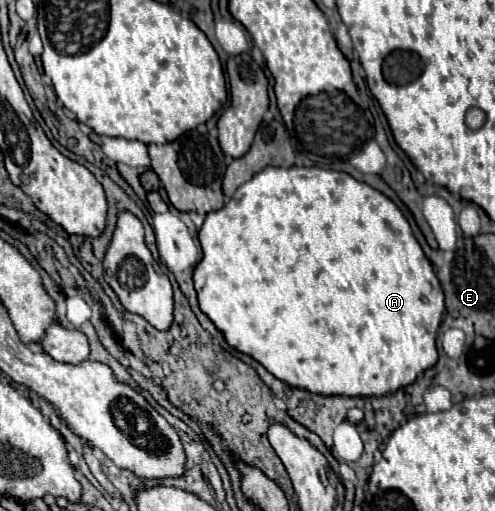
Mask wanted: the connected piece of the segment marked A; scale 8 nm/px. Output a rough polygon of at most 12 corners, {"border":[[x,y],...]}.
{"border":[[267,166],[199,230],[201,310],[309,392],[439,358],[407,218]]}

